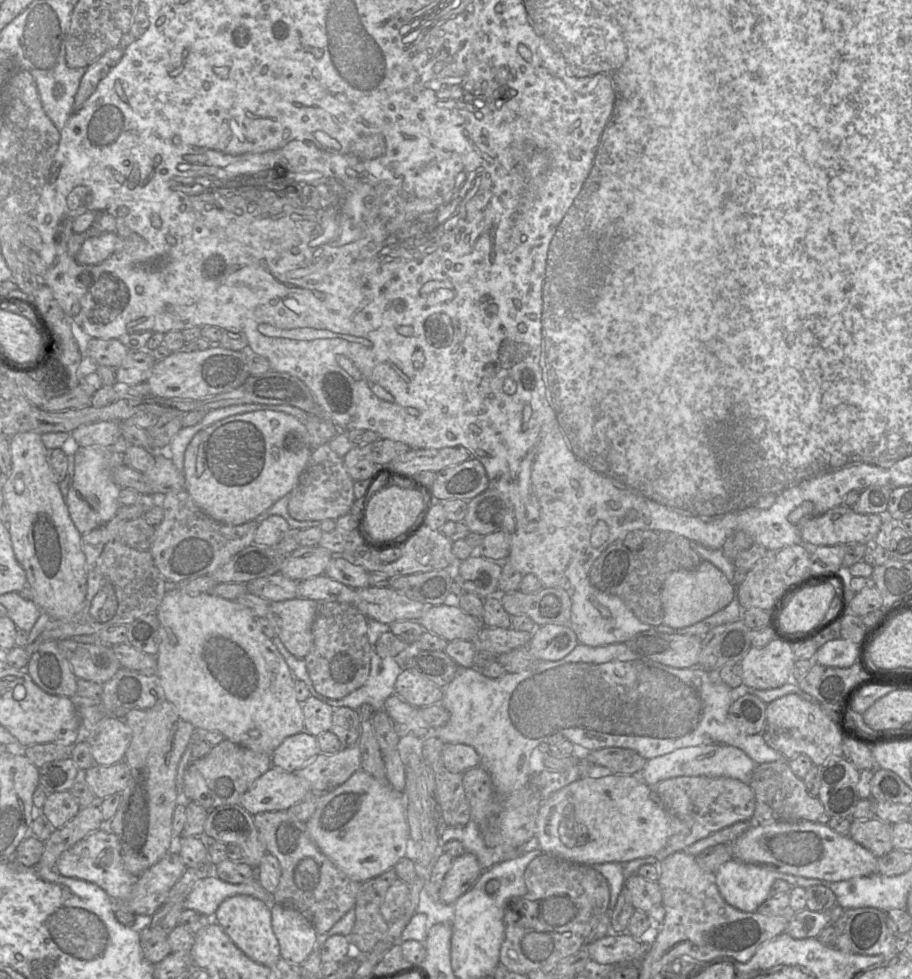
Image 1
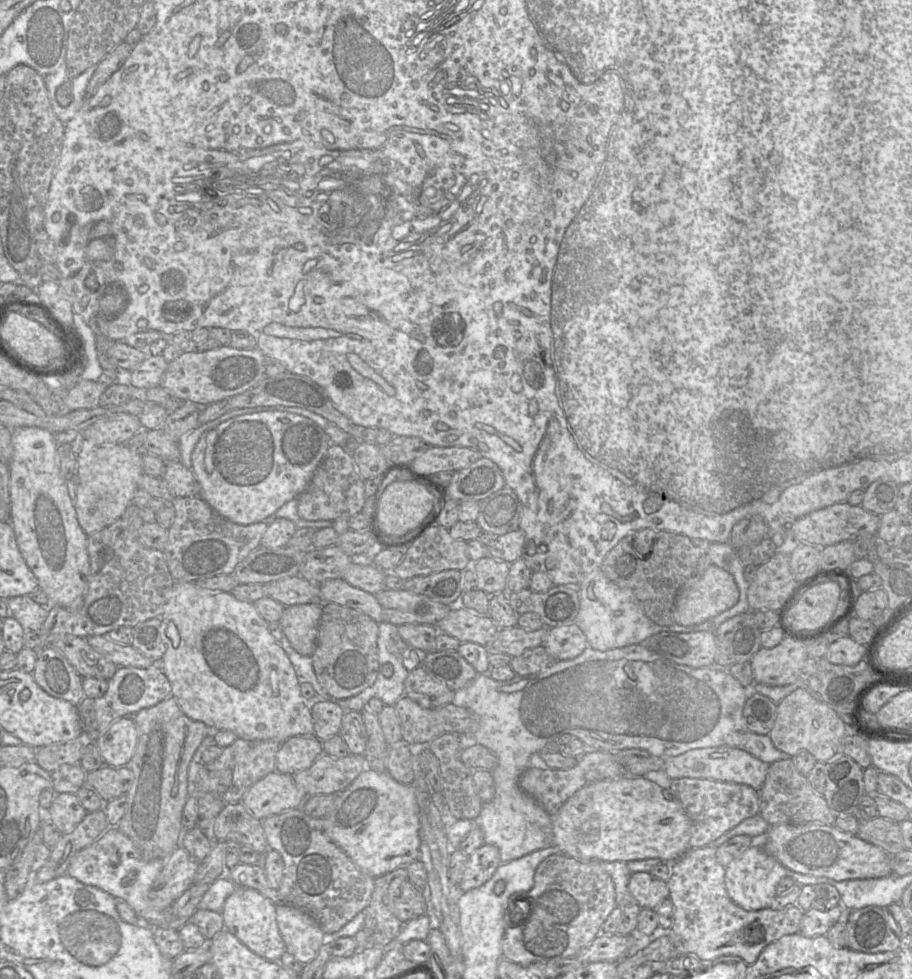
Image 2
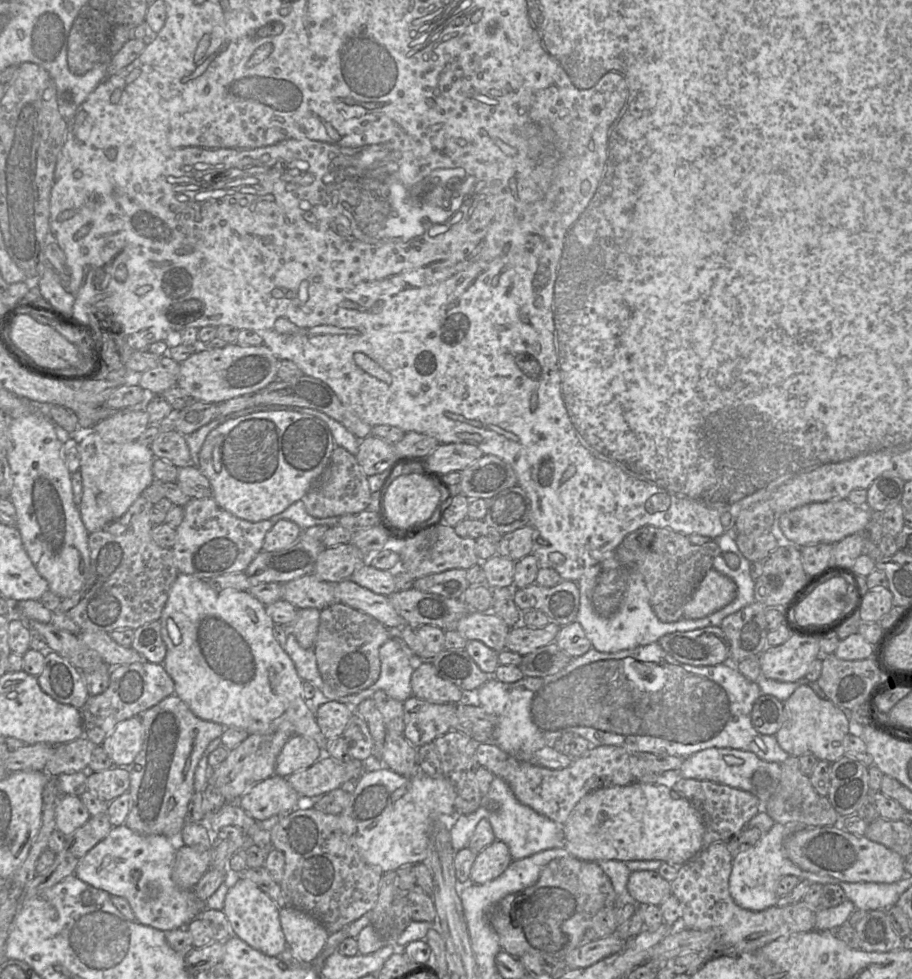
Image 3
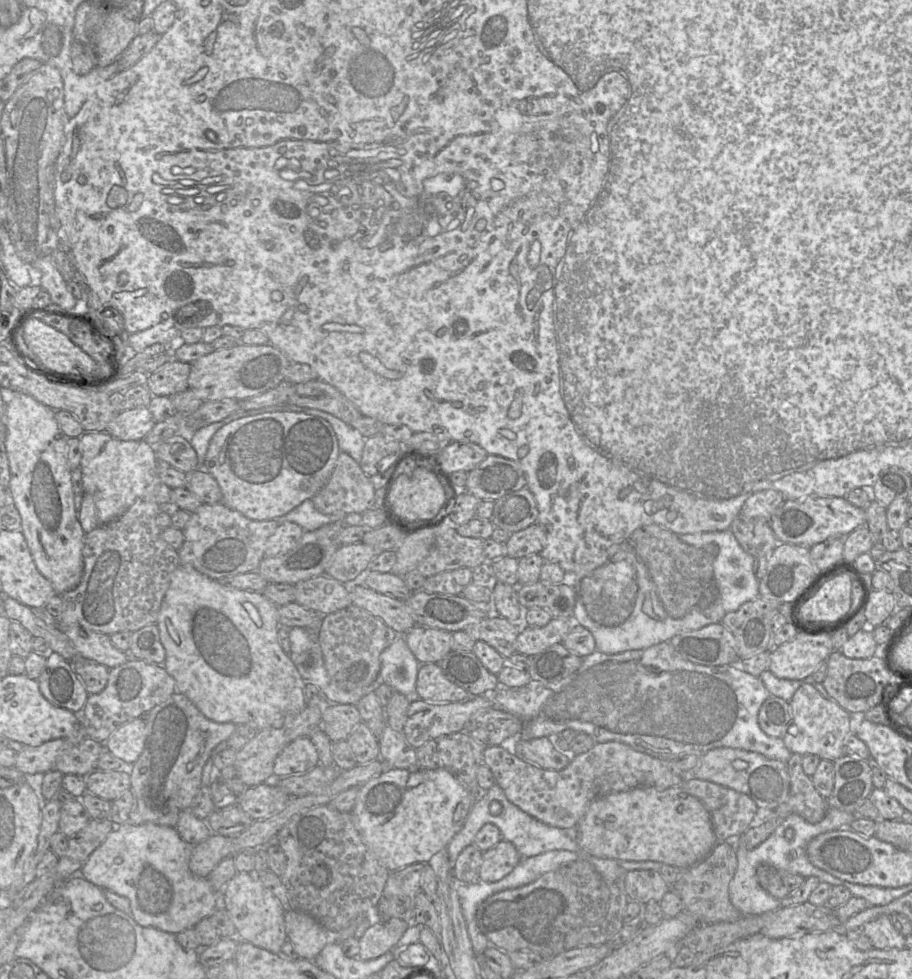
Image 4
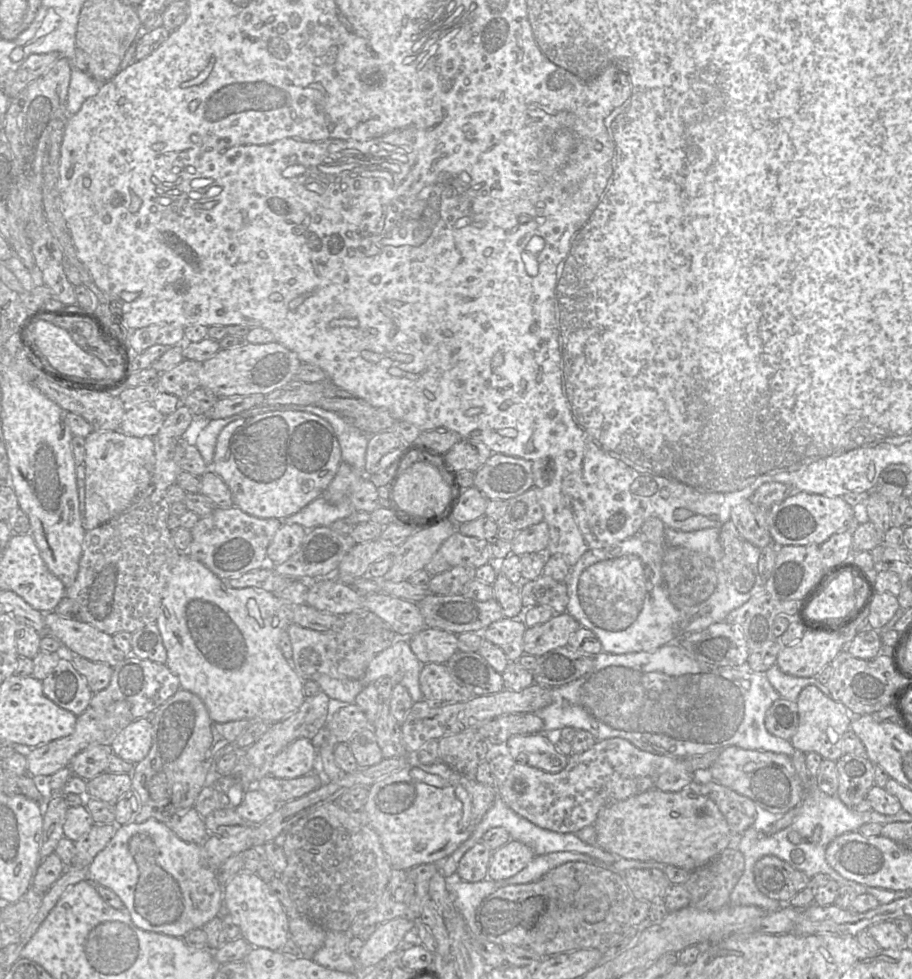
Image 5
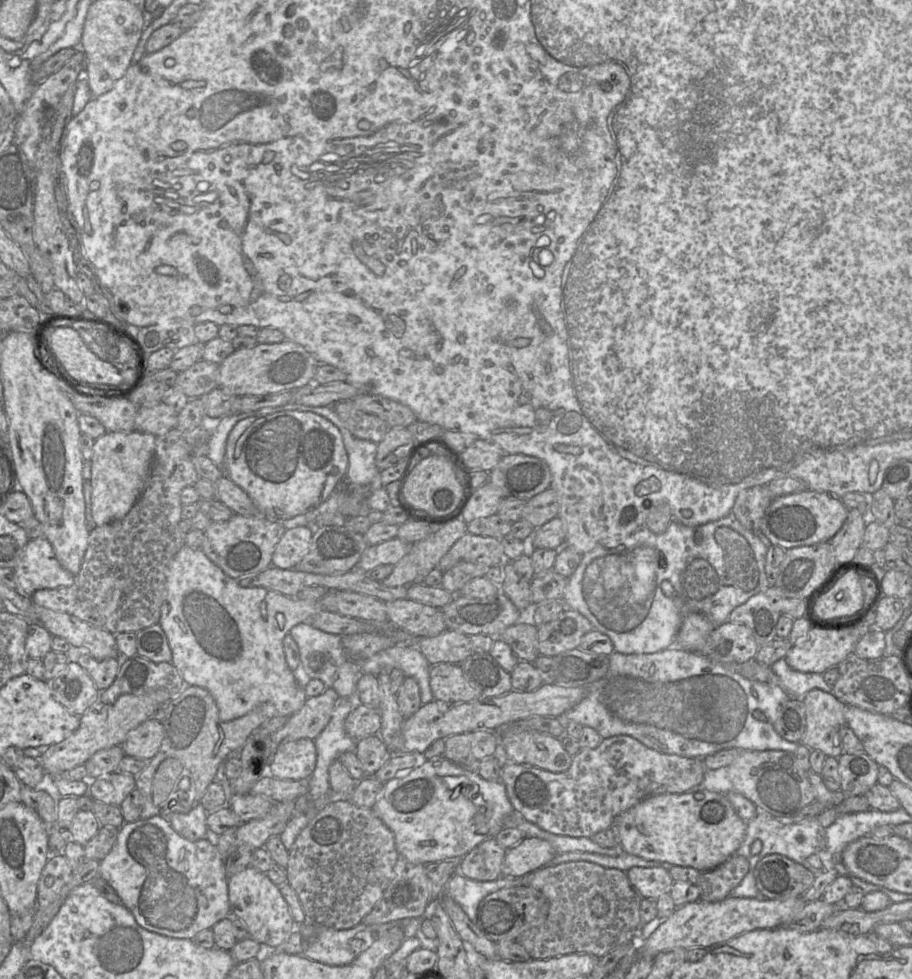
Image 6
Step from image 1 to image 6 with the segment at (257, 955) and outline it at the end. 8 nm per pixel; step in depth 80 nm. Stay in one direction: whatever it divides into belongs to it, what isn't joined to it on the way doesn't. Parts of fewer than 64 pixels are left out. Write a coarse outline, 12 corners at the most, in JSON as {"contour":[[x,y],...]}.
{"contour":[[266,873],[230,876],[231,914],[250,938],[280,947],[296,928]]}

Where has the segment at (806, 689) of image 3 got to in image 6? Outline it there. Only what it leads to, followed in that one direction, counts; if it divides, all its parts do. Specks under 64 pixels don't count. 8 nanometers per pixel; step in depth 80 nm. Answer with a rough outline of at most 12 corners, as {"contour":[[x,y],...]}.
{"contour":[[819,689],[803,698],[799,744],[827,757],[843,754],[846,705]]}

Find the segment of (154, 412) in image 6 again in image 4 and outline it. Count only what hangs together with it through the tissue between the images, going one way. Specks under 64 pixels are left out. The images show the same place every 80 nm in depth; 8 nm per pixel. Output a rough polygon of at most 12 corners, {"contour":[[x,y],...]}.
{"contour":[[143,406],[118,413],[105,432],[143,440],[155,424]]}

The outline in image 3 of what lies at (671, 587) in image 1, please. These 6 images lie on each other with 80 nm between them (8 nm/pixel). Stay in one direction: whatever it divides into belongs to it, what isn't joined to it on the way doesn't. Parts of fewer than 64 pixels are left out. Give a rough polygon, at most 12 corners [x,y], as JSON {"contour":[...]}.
{"contour":[[711,568],[684,606],[706,617],[730,604],[737,584]]}

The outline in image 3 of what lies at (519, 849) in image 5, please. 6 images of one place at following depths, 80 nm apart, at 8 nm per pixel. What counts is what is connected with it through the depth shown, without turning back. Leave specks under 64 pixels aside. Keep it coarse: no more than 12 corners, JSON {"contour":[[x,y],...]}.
{"contour":[[495,840],[477,854],[469,882],[487,883],[512,861],[508,846]]}

